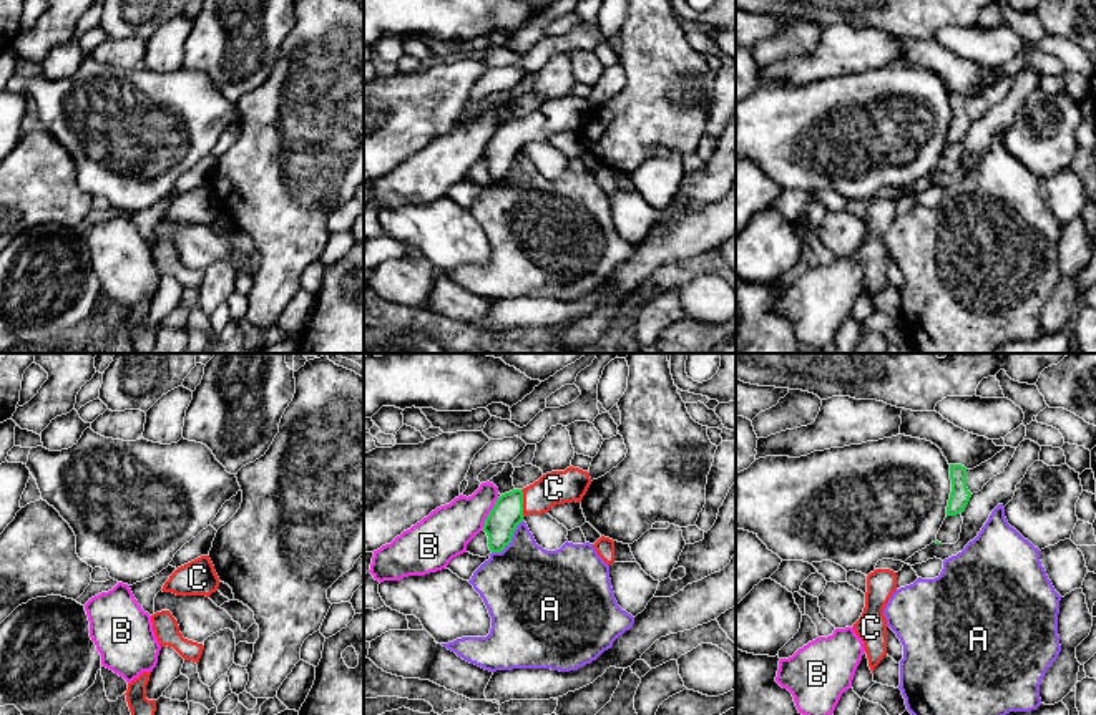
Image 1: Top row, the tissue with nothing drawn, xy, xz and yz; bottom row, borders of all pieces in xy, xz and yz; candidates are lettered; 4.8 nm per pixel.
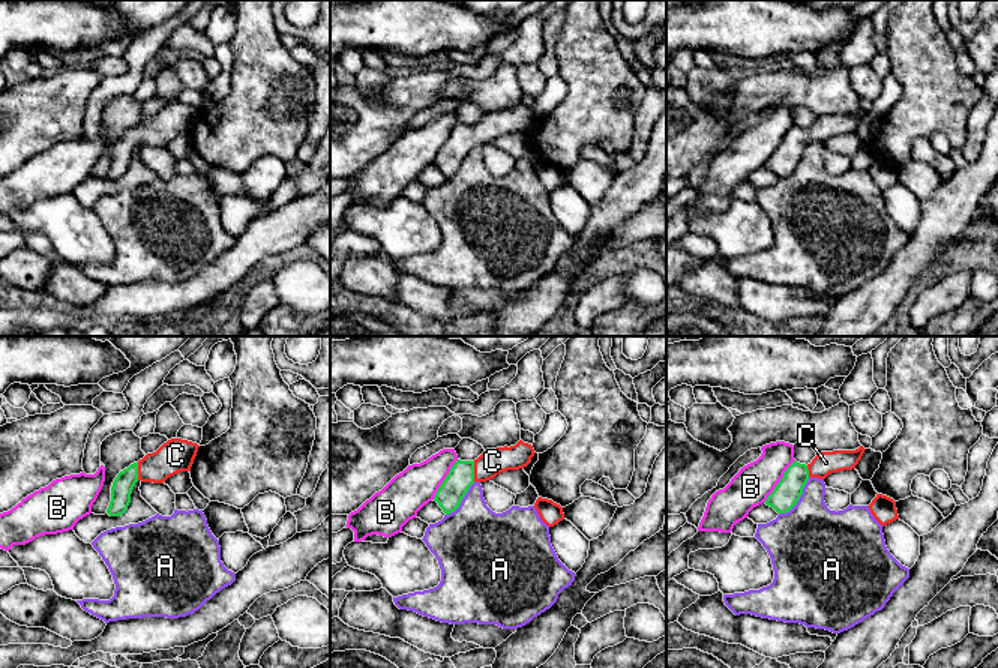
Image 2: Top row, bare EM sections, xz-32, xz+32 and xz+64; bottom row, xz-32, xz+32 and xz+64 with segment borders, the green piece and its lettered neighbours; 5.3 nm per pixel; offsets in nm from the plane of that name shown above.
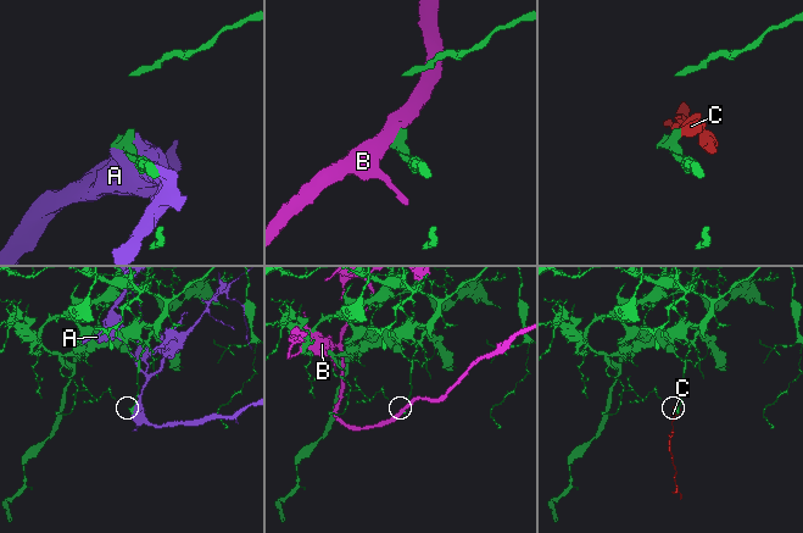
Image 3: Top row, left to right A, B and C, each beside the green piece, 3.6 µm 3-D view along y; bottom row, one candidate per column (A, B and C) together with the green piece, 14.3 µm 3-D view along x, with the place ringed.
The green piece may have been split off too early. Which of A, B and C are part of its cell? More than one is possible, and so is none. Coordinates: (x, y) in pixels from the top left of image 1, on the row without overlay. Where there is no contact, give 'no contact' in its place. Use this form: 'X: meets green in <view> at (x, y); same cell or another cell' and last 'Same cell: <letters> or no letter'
A: meets green in xz at (510, 168); another cell
B: meets green in xz at (490, 141); another cell
C: meets green in xz at (522, 131); same cell
Same cell: C

